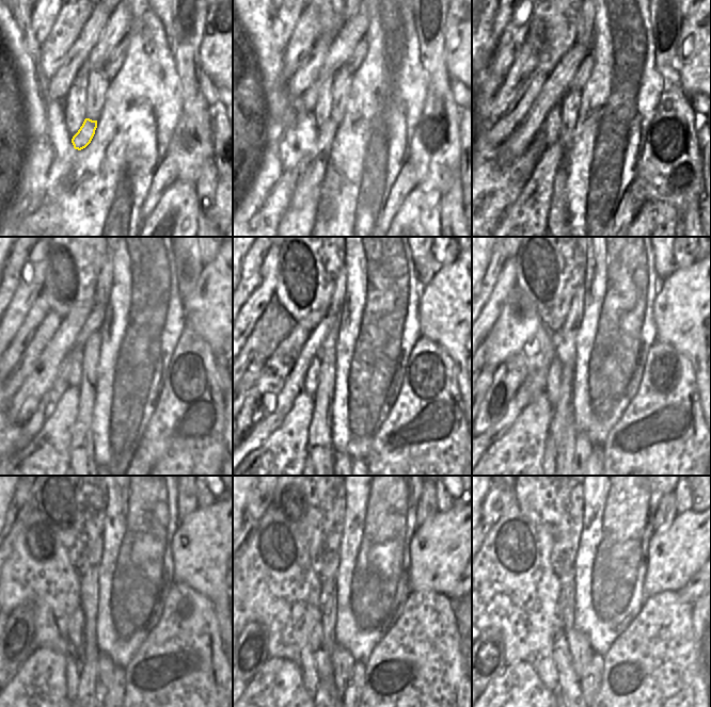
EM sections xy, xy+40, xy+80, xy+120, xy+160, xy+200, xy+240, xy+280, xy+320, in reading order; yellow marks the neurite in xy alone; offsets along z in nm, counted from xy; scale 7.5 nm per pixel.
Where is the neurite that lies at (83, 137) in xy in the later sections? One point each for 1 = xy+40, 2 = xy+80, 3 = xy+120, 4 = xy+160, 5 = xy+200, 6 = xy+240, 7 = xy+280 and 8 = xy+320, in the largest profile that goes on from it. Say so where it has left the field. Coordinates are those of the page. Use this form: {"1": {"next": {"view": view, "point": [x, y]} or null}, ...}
{"1": {"next": {"view": "xy+40", "point": [301, 214]}}, "2": {"next": {"view": "xy+80", "point": [528, 214]}}, "3": {"next": {"view": "xy+120", "point": [48, 453]}}, "4": {"next": {"view": "xy+160", "point": [284, 452]}}, "5": {"next": {"view": "xy+200", "point": [519, 453]}}, "6": {"next": {"view": "xy+240", "point": [37, 692]}}, "7": {"next": {"view": "xy+280", "point": [277, 692]}}, "8": {"next": {"view": "xy+320", "point": [518, 692]}}}

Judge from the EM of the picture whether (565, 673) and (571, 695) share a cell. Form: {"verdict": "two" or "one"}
{"verdict": "one"}

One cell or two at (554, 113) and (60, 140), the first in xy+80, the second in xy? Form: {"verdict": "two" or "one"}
{"verdict": "two"}

